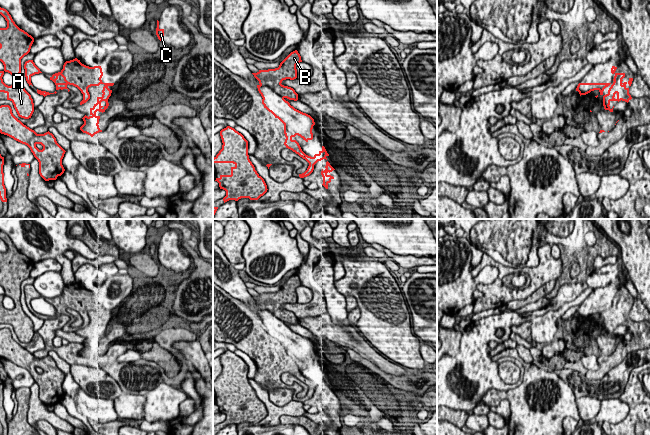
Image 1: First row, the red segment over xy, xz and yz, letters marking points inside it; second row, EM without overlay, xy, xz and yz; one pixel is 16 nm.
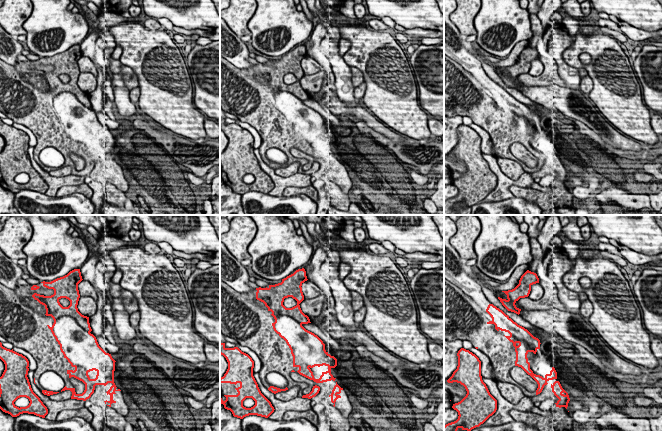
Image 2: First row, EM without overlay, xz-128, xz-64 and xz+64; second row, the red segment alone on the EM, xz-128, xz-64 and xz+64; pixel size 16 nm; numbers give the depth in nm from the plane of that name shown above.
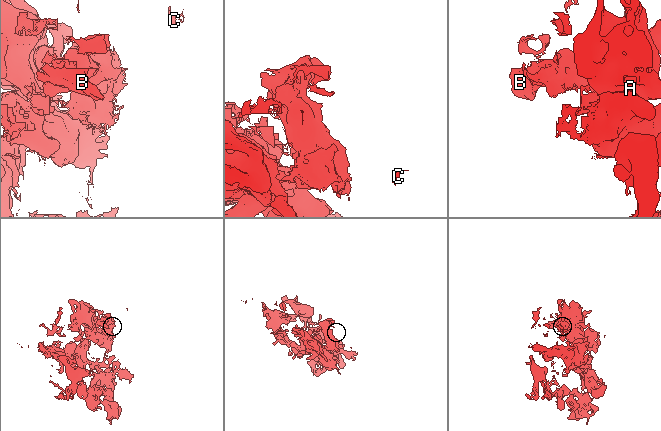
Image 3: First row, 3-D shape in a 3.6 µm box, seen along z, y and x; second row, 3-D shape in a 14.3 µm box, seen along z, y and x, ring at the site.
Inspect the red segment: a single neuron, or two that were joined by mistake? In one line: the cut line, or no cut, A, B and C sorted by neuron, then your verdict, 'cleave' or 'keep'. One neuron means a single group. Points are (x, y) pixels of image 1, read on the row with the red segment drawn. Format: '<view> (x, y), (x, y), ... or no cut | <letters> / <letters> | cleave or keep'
xz (260, 84), (269, 86), (284, 97) | A B / C | cleave

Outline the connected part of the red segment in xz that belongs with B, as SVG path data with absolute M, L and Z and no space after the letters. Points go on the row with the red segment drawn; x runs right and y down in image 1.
M297 50L291 52L279 65L278 68L259 70L252 73L259 81L261 86L269 86L278 95L289 100L298 100L298 94L291 87L282 85L286 79L294 80L297 78L296 65L302 62L301 56Z

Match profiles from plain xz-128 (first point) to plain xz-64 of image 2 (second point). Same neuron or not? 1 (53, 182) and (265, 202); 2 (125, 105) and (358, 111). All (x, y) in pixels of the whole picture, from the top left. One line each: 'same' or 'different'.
1: different
2: different

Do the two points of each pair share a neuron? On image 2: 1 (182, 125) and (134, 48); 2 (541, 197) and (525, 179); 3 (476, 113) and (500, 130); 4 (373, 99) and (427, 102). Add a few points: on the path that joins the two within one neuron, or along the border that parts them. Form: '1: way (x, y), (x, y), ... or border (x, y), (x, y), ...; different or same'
1: way (163, 106), (150, 93), (137, 67); same
2: border (511, 185), (535, 188), (542, 191), (553, 190); different
3: way (482, 113), (494, 124); same
4: border (418, 101), (421, 108); different

